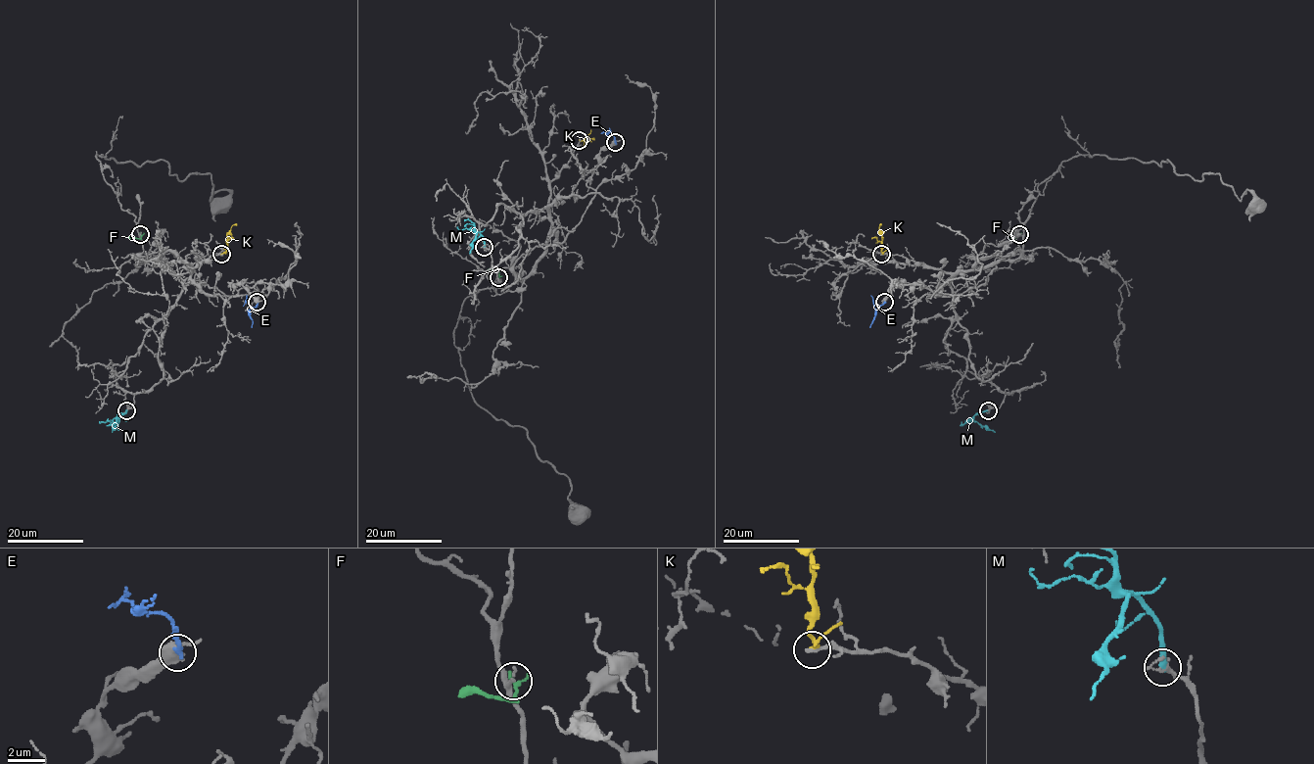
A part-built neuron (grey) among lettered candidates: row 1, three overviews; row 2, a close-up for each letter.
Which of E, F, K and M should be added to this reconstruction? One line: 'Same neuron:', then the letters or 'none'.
Same neuron: none

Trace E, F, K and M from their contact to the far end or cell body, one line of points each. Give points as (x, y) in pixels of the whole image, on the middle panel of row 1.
E: (615, 142), (615, 138), (607, 133), (609, 128)
F: (498, 277), (497, 270), (487, 269)
K: (579, 140), (594, 139)
M: (484, 247), (484, 237), (478, 232), (470, 254)

